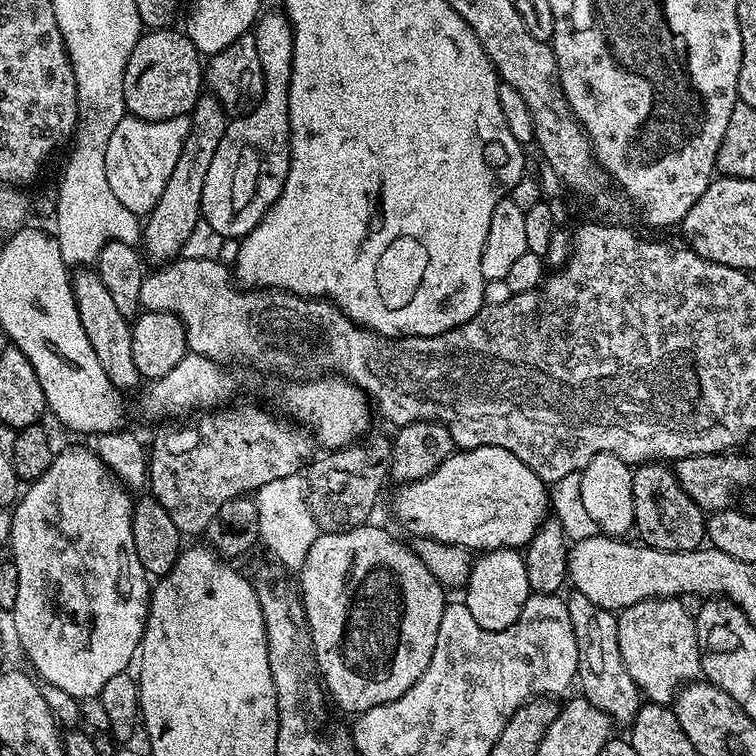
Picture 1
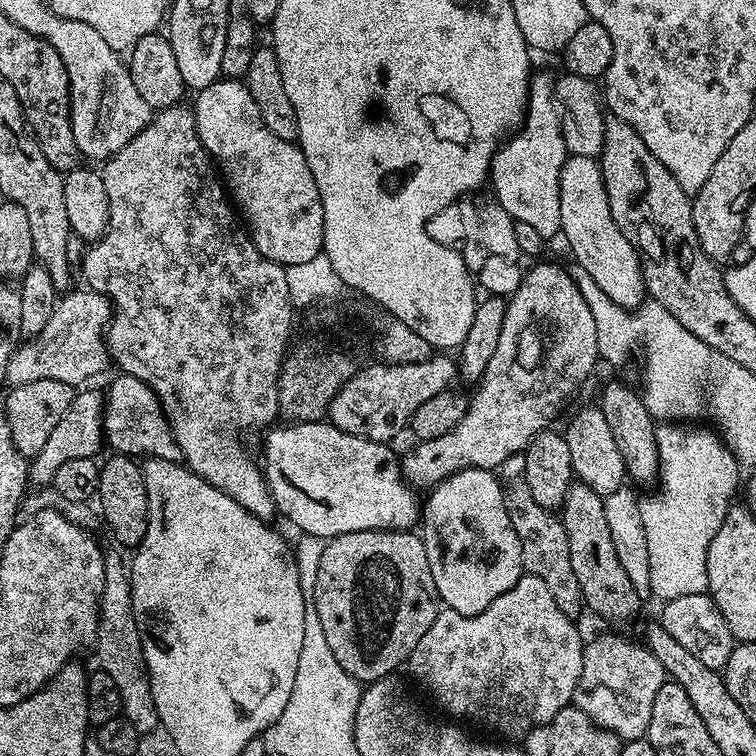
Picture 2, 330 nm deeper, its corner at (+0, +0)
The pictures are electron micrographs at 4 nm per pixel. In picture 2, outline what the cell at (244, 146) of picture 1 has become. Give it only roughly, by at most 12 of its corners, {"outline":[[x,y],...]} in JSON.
{"outline":[[247,83],[195,96],[198,136],[254,246],[324,250],[318,182]]}

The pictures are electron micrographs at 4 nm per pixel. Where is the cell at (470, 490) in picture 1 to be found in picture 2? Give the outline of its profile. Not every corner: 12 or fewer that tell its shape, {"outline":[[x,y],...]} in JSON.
{"outline":[[284,422],[262,467],[303,535],[408,530],[422,512],[388,444]]}

